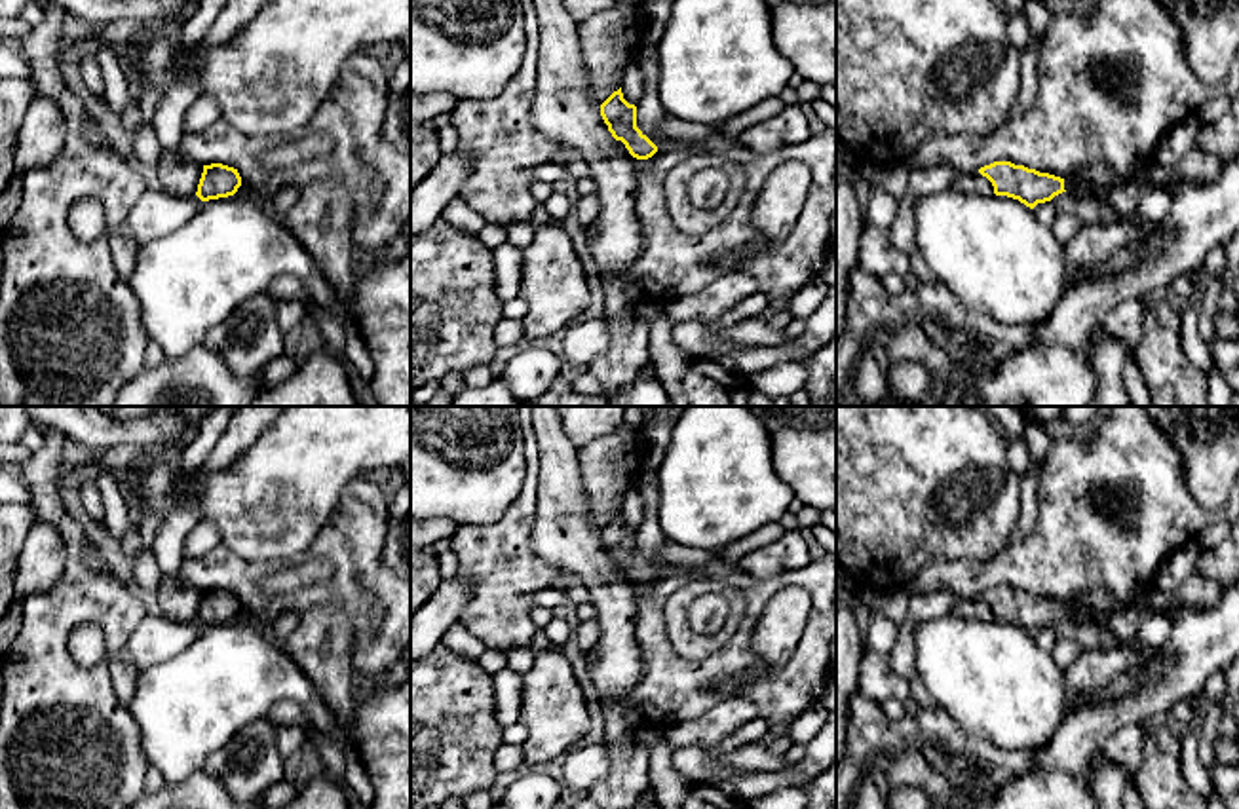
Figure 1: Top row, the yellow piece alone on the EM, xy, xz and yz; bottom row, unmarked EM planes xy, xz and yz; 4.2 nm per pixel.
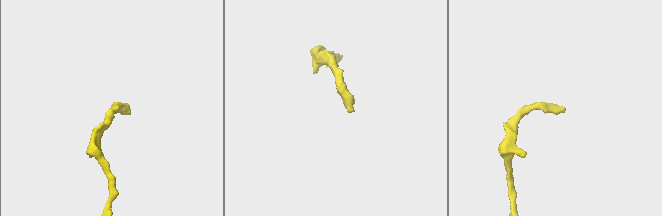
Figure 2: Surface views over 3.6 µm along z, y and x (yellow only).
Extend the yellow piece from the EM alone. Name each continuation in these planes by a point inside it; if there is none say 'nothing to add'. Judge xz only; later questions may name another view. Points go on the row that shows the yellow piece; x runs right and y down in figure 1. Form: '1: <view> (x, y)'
nothing to add

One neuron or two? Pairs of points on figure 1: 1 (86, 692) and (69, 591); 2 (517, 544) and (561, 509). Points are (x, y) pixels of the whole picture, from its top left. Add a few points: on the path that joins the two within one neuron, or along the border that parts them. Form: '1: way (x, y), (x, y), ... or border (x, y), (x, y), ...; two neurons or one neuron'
1: way (61, 667), (57, 663), (57, 616); one neuron
2: border (534, 489), (533, 549), (557, 568); two neurons

